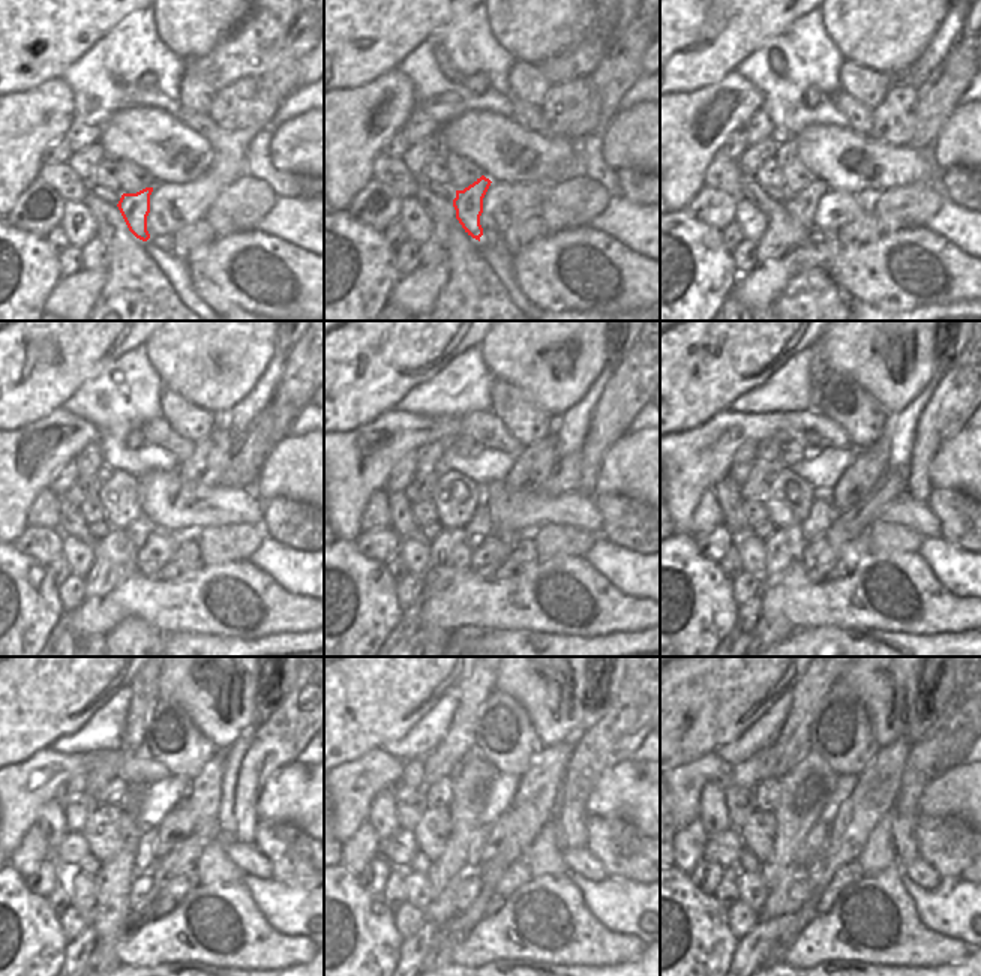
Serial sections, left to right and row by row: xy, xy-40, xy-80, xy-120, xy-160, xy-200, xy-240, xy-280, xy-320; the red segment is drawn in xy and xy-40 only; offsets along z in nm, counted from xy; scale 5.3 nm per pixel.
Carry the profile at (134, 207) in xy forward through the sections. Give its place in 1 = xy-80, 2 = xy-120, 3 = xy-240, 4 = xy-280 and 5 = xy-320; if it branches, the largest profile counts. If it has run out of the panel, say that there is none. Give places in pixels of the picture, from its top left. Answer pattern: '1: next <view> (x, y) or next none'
1: next xy-80 (803, 204)
2: next xy-120 (137, 532)
3: next xy-240 (146, 855)
4: next xy-280 (480, 835)
5: next xy-320 (818, 834)

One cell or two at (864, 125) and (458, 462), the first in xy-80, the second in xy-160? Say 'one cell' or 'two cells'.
two cells

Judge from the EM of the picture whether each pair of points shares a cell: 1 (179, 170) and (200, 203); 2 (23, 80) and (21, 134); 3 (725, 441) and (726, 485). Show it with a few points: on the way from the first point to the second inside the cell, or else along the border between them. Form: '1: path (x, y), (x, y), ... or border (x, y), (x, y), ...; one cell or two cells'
1: border (213, 159), (192, 180), (156, 183); two cells
2: border (56, 77), (47, 78), (27, 90), (15, 92); two cells
3: border (728, 474), (713, 489); two cells

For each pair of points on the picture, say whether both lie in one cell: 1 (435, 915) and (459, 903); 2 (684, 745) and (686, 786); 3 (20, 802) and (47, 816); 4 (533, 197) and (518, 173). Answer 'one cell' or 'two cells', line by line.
1: two cells
2: two cells
3: two cells
4: two cells

